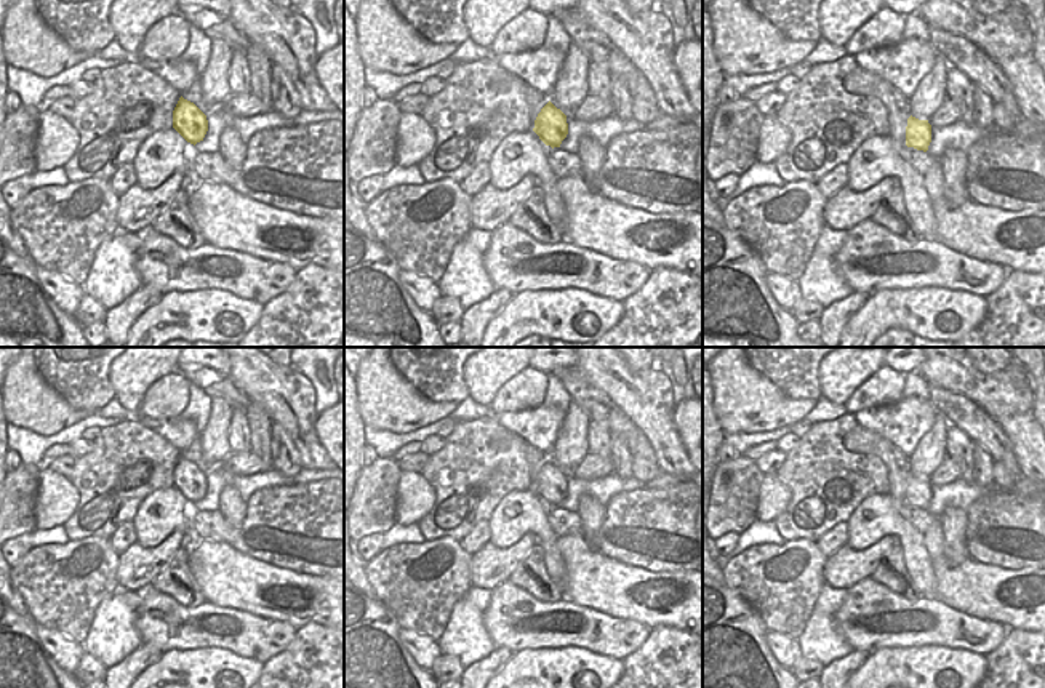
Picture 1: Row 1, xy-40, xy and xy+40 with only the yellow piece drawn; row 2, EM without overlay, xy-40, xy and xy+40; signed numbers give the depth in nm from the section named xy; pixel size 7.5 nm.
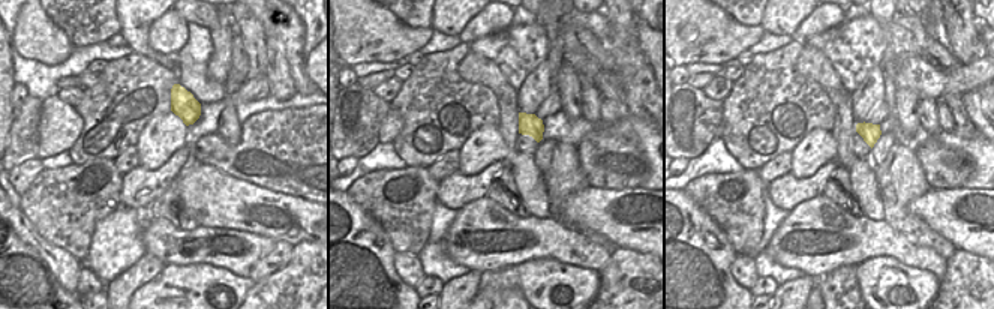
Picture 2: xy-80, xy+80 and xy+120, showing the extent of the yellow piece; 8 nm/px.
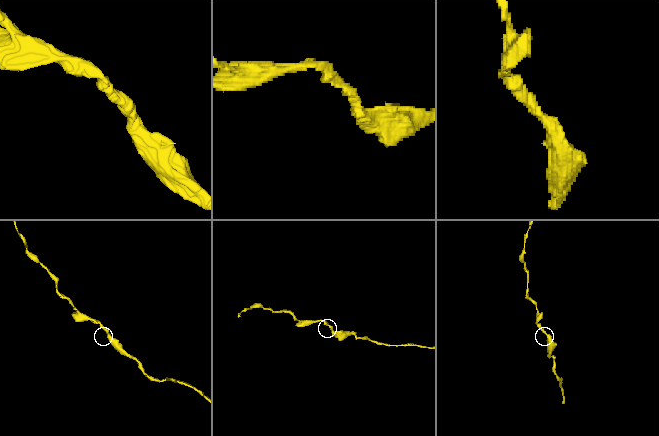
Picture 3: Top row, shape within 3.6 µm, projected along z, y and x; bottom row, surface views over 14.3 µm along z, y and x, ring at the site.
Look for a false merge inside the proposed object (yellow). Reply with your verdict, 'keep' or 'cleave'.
keep

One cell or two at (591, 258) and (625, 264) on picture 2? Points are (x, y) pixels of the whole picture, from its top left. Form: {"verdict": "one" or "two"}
{"verdict": "two"}

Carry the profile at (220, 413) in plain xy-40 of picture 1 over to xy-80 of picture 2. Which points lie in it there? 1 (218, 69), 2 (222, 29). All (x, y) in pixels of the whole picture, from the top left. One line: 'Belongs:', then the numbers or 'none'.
Belongs: 1, 2

